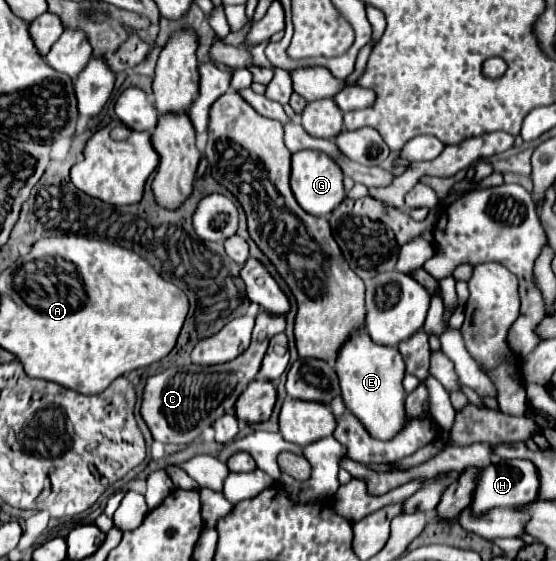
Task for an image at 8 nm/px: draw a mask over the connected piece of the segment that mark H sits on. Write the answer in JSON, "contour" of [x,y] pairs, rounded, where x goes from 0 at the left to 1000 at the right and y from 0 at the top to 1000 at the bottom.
{"contour":[[[899,820],[899,824],[885,824],[881,831],[874,831],[863,841],[845,902],[849,902],[853,916],[867,916],[892,902],[914,902],[914,906],[946,902],[968,888],[968,873],[971,873],[971,852],[968,852],[968,838],[964,838],[960,824],[953,824],[953,820]]]}

